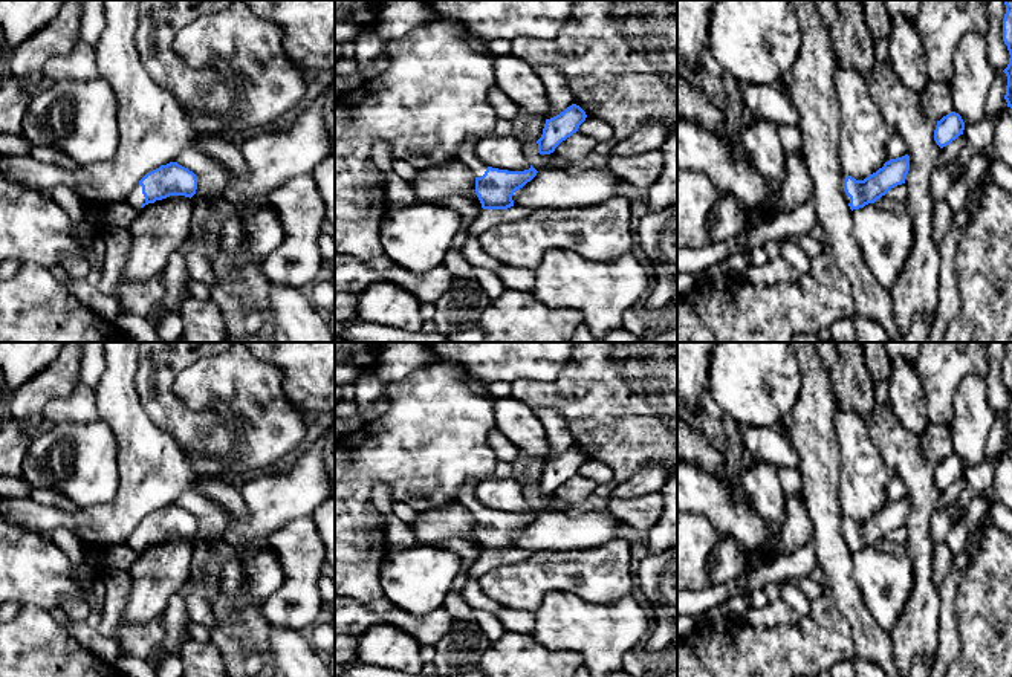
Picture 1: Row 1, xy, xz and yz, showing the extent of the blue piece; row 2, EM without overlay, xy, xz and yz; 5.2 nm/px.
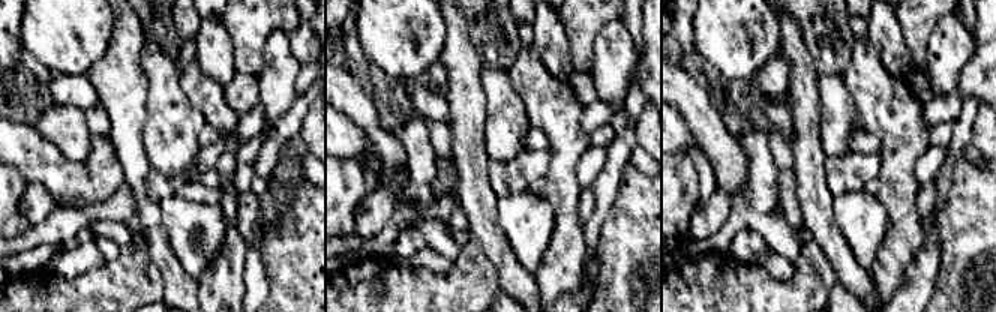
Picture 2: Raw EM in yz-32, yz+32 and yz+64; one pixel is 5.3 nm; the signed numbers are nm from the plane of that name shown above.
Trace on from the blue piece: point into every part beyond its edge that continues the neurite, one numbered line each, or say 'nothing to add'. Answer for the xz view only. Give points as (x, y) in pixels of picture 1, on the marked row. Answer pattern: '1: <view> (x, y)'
1: xz (467, 153)

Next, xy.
1: xy (135, 199)

